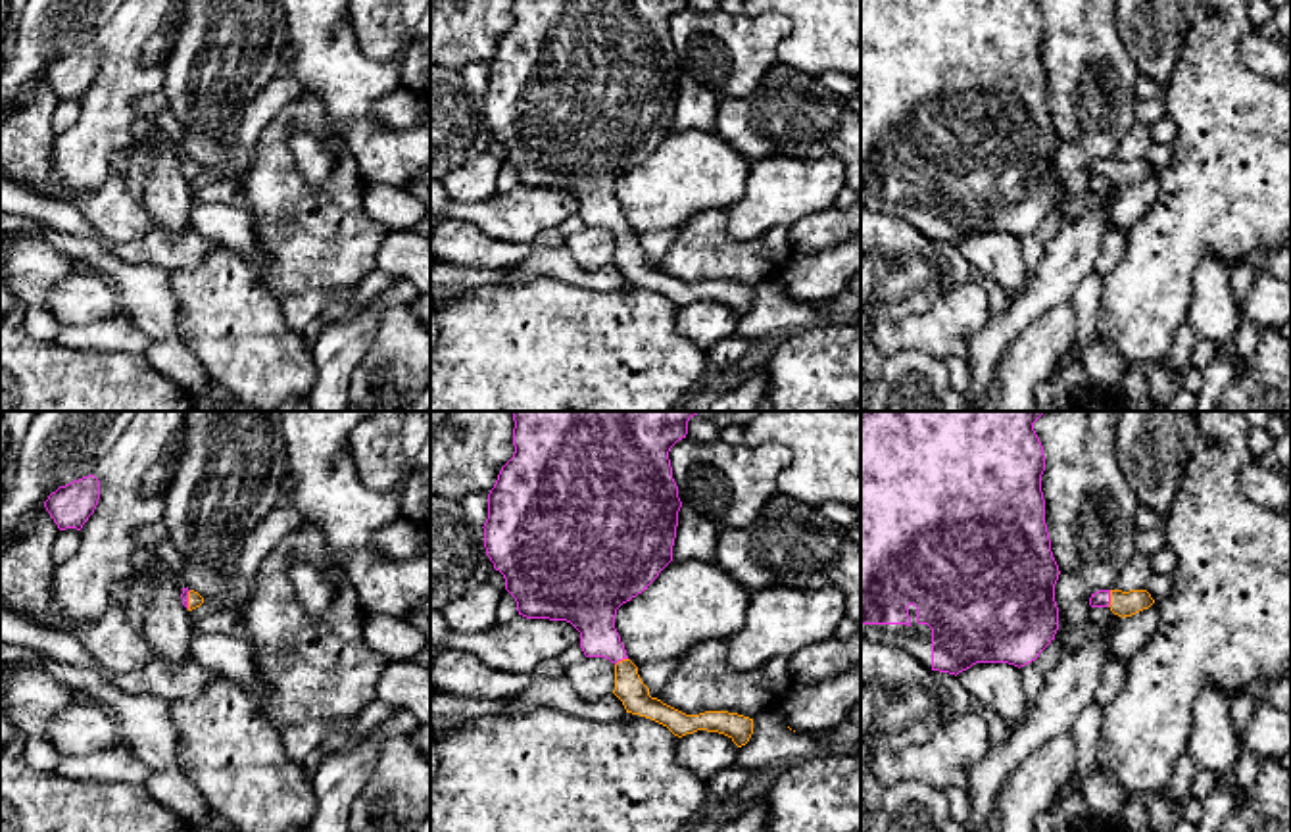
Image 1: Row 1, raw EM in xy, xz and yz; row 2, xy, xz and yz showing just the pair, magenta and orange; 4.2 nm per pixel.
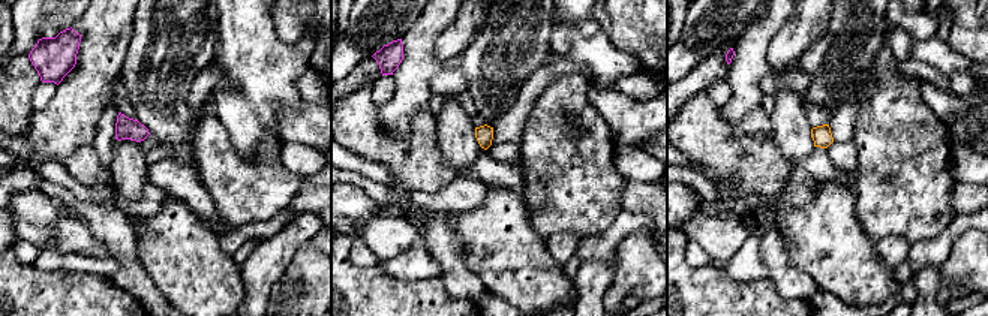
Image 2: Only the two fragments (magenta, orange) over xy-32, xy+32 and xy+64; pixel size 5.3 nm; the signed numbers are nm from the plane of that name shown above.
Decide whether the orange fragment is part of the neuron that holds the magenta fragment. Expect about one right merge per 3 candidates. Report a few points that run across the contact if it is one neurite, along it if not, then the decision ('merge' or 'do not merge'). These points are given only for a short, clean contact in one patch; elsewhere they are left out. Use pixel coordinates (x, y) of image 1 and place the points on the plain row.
yz (1101, 168), (1109, 168), (1124, 173) | merge

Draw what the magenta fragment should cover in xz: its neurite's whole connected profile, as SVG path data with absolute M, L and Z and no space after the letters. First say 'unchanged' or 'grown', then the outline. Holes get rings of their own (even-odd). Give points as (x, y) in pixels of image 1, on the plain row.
grown | M513 0L515 23L501 37L488 63L488 88L482 96L484 117L494 138L503 144L505 159L515 167L519 184L571 192L580 202L580 217L586 227L605 227L615 234L613 263L622 271L626 282L651 288L678 307L707 300L724 304L742 317L753 304L753 288L728 281L686 284L651 267L615 198L617 179L647 159L672 131L682 71L669 21L686 4L688 0Z

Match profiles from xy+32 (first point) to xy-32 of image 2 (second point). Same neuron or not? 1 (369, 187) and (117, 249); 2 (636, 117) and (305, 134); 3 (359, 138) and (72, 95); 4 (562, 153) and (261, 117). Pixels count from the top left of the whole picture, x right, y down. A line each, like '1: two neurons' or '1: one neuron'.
1: one neuron
2: one neuron
3: two neurons
4: two neurons

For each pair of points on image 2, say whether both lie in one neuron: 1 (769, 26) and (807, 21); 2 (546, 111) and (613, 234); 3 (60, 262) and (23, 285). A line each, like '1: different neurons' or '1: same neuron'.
1: different neurons
2: different neurons
3: different neurons

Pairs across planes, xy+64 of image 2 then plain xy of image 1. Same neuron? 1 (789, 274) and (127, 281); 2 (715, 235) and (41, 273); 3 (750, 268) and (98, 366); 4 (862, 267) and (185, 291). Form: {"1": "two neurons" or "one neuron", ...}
{"1": "one neuron", "2": "two neurons", "3": "two neurons", "4": "one neuron"}

